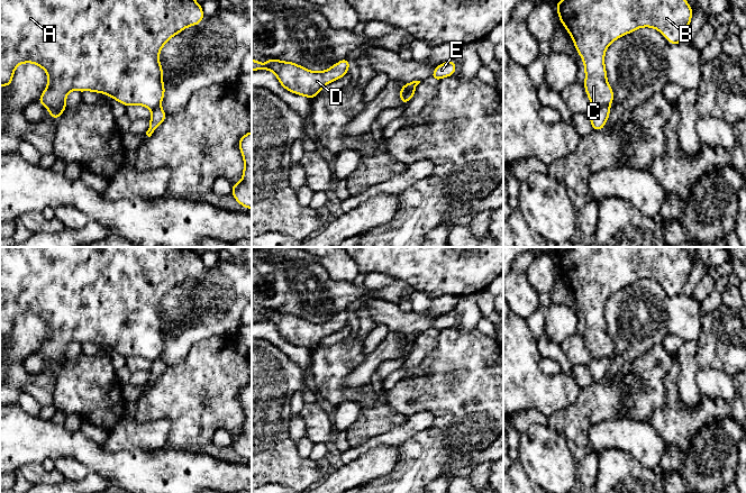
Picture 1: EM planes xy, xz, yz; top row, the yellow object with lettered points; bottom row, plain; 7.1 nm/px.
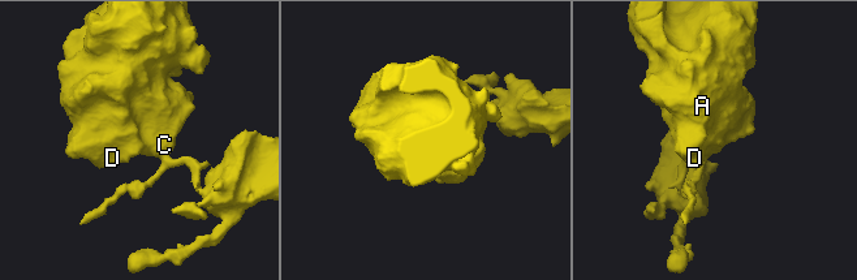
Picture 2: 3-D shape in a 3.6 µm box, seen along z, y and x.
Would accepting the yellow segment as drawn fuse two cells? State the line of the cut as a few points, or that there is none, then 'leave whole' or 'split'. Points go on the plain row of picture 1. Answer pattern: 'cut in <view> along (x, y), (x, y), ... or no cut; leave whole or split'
cut in xz along (403, 337), (406, 341), (405, 350), (407, 353); split

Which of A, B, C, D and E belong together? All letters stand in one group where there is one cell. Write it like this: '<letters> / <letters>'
A B C D / E

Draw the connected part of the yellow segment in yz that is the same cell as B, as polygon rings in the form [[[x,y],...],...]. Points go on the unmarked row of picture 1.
[[[567,247],[556,255],[560,273],[573,290],[584,314],[584,340],[592,358],[610,358],[613,341],[608,335],[604,304],[609,296],[642,279],[653,279],[672,296],[682,294],[693,262],[682,247]]]

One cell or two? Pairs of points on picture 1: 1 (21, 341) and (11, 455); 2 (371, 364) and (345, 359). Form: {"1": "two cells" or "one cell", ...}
{"1": "two cells", "2": "two cells"}

